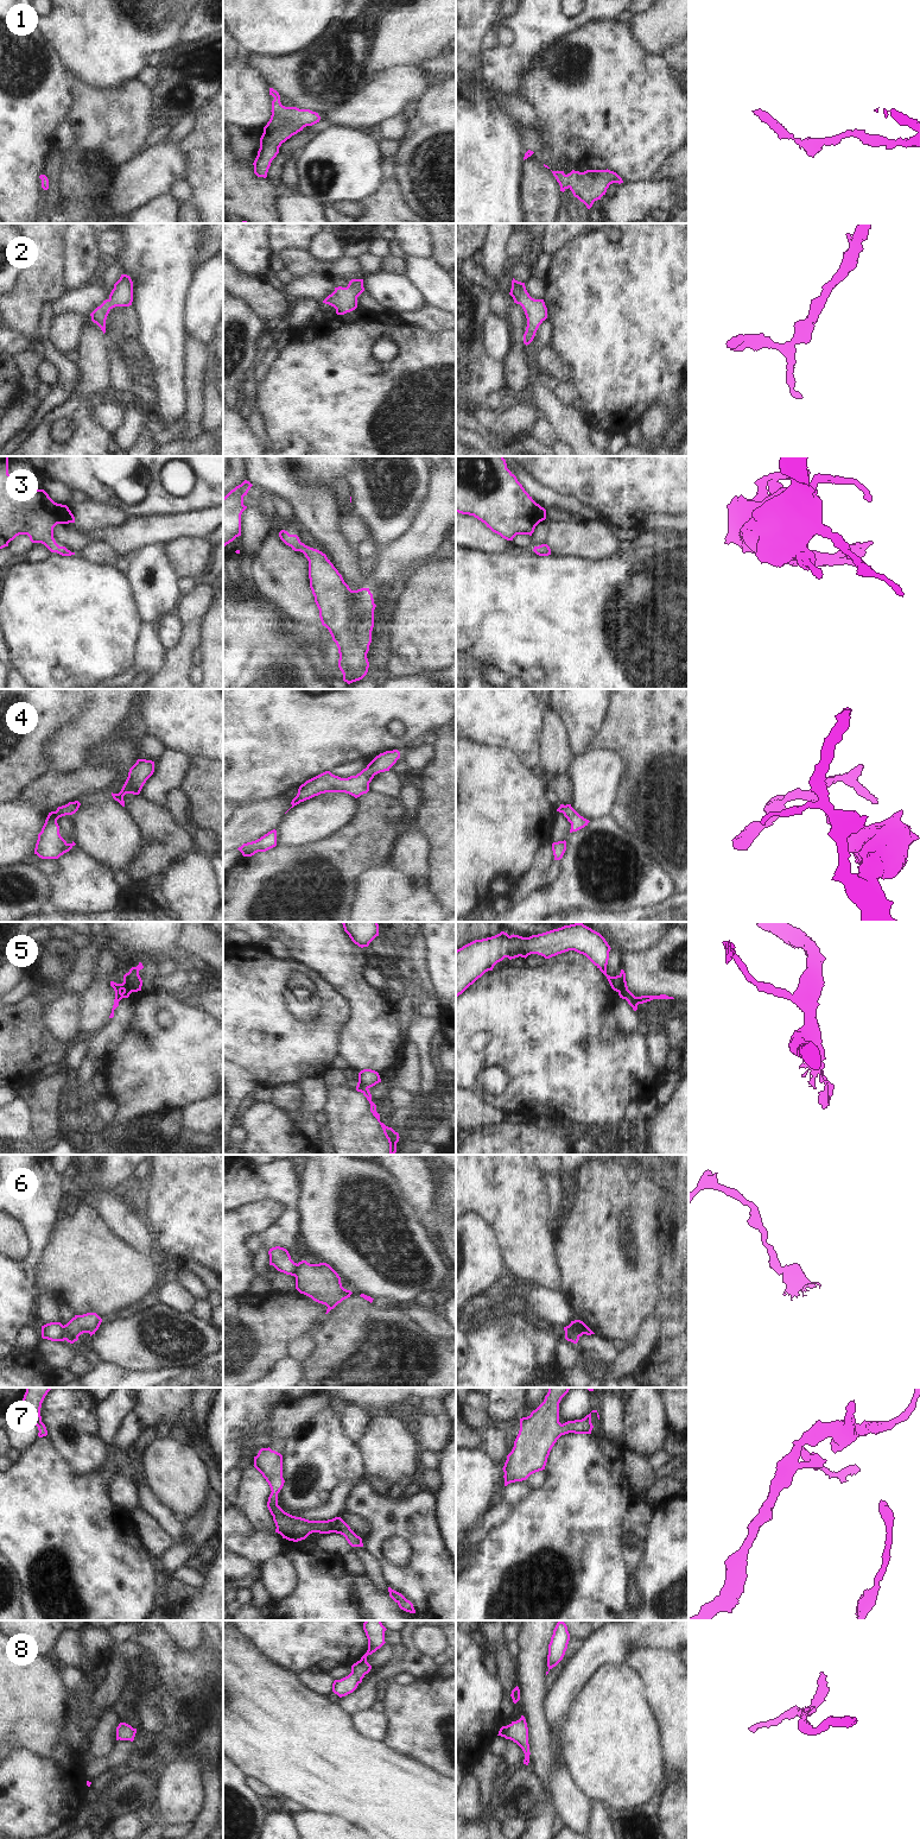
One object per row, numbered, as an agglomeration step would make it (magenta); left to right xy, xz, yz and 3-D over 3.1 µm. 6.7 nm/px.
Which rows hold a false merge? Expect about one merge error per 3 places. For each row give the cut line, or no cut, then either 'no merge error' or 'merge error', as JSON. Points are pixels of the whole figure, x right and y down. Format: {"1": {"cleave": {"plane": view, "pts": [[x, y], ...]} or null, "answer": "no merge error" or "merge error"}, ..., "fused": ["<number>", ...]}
{"1": {"cleave": null, "answer": "no merge error"}, "2": {"cleave": null, "answer": "no merge error"}, "3": {"cleave": null, "answer": "no merge error"}, "4": {"cleave": null, "answer": "no merge error"}, "5": {"cleave": {"plane": "xy", "pts": [[138, 969], [131, 973], [124, 981], [124, 987], [128, 992]]}, "answer": "merge error"}, "6": {"cleave": {"plane": "yz", "pts": [[566, 1326], [569, 1331], [576, 1332], [579, 1335]]}, "answer": "merge error"}, "7": {"cleave": null, "answer": "no merge error"}, "8": {"cleave": null, "answer": "no merge error"}, "fused": ["5", "6"]}

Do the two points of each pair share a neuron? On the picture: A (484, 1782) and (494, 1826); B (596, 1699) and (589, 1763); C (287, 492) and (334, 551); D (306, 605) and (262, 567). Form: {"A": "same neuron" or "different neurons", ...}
{"A": "same neuron", "B": "same neuron", "C": "same neuron", "D": "same neuron"}

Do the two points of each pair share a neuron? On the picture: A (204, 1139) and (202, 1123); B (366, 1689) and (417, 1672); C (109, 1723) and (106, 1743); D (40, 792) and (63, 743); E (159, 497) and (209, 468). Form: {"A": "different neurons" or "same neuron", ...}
{"A": "different neurons", "B": "same neuron", "C": "same neuron", "D": "different neurons", "E": "same neuron"}

